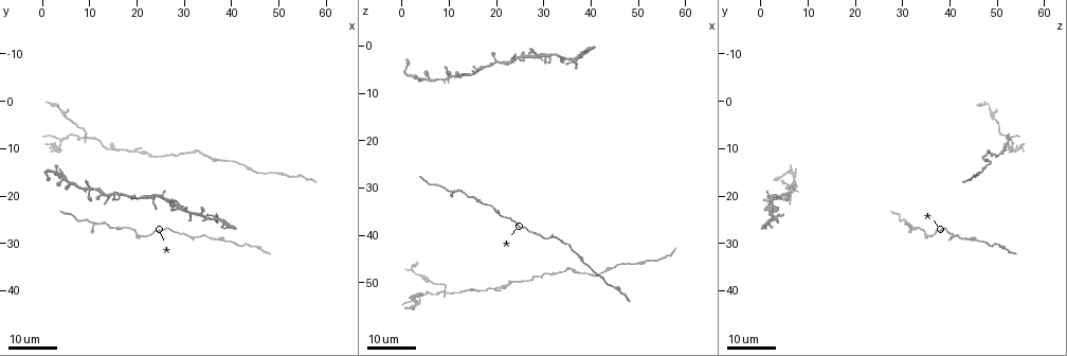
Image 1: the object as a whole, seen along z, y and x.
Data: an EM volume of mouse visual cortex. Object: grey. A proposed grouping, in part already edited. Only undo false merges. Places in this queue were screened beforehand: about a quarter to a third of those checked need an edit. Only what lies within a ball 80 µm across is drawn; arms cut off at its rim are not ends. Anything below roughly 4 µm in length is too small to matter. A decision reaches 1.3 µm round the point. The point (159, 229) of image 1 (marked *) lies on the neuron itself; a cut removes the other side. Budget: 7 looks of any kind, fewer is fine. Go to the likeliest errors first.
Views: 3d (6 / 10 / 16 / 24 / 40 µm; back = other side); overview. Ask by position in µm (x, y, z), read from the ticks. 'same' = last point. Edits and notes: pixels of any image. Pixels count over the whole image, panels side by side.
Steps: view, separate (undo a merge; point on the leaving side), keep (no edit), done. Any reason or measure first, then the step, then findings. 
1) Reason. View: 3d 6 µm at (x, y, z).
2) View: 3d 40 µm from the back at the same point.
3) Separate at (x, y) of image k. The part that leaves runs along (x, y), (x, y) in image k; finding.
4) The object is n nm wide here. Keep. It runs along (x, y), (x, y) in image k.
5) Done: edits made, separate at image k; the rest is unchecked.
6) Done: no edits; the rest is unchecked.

Looks like a crossing. View: 3d 16 µm at (9.0, 7.5, 51.5).

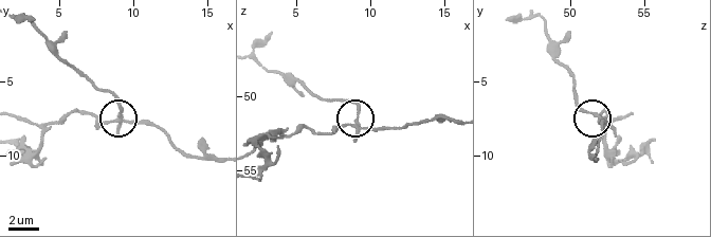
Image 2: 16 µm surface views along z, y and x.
View: 3d 10 µm at (9.2, 7.4, 51.8).

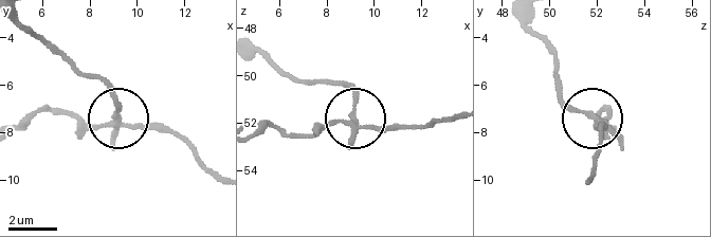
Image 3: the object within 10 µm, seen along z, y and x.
View: 3d 6 µm at (9.0, 7.3, 51.7).

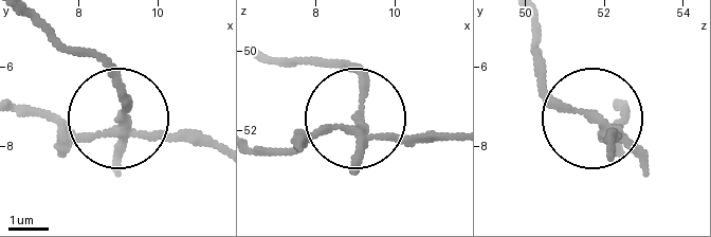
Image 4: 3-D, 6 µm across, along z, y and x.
The object is 190 nm wide here. Separate at (119, 176) of image 4. The part that leaves runs along (122, 129), (111, 72), (31, 22) in image 4; two neurons meet here.

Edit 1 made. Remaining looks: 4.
View: overview.

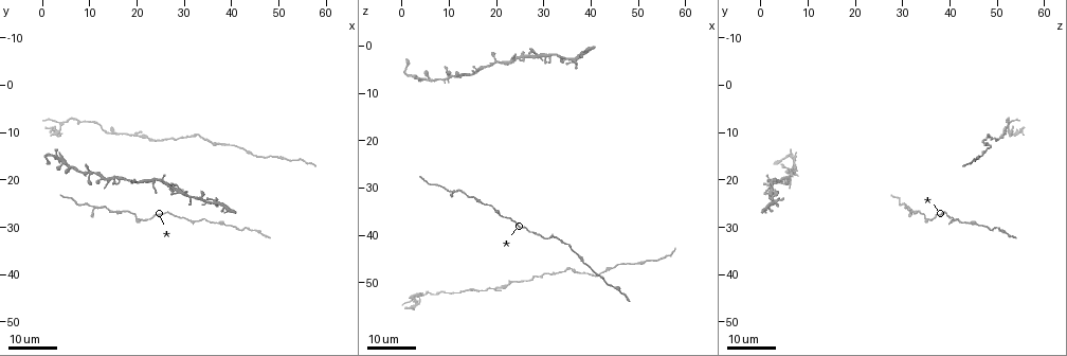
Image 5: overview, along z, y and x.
Thin arm on a thick one. View: 3d 16 µm at (14.5, 10.5, 51.0).

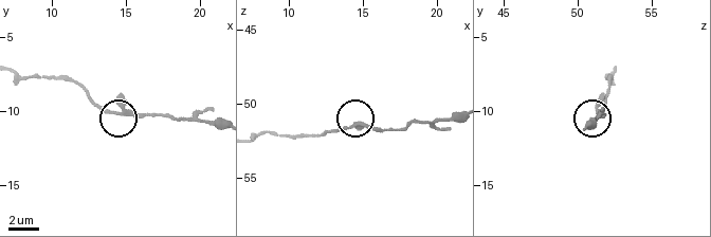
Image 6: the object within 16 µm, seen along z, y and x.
View: 3d 6 µm at (14.2, 10.2, 51.6).

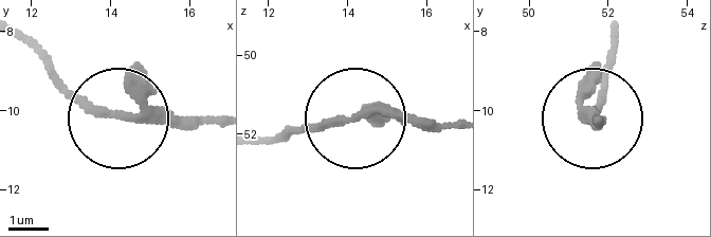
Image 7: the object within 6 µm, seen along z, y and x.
3 arms meet here. Keep. One neuron here.

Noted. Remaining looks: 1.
Done: edits made, separate at image 4; the rest is unchecked.

